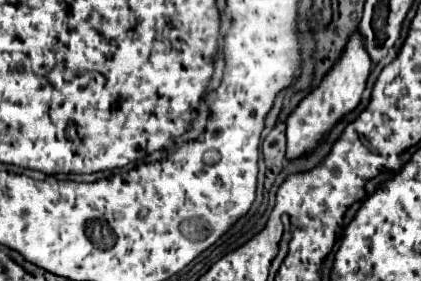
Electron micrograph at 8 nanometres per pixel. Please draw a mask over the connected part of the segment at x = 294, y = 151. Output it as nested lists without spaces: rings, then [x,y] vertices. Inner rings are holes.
[[[355,33],[351,41],[347,43],[347,49],[343,51],[343,55],[335,63],[335,67],[321,81],[321,85],[313,93],[309,93],[287,119],[287,155],[285,157],[289,161],[299,159],[303,155],[311,155],[317,149],[317,145],[323,141],[323,137],[359,105],[361,95],[367,87],[369,71],[371,71],[371,61],[363,47],[363,39],[359,33]]]

